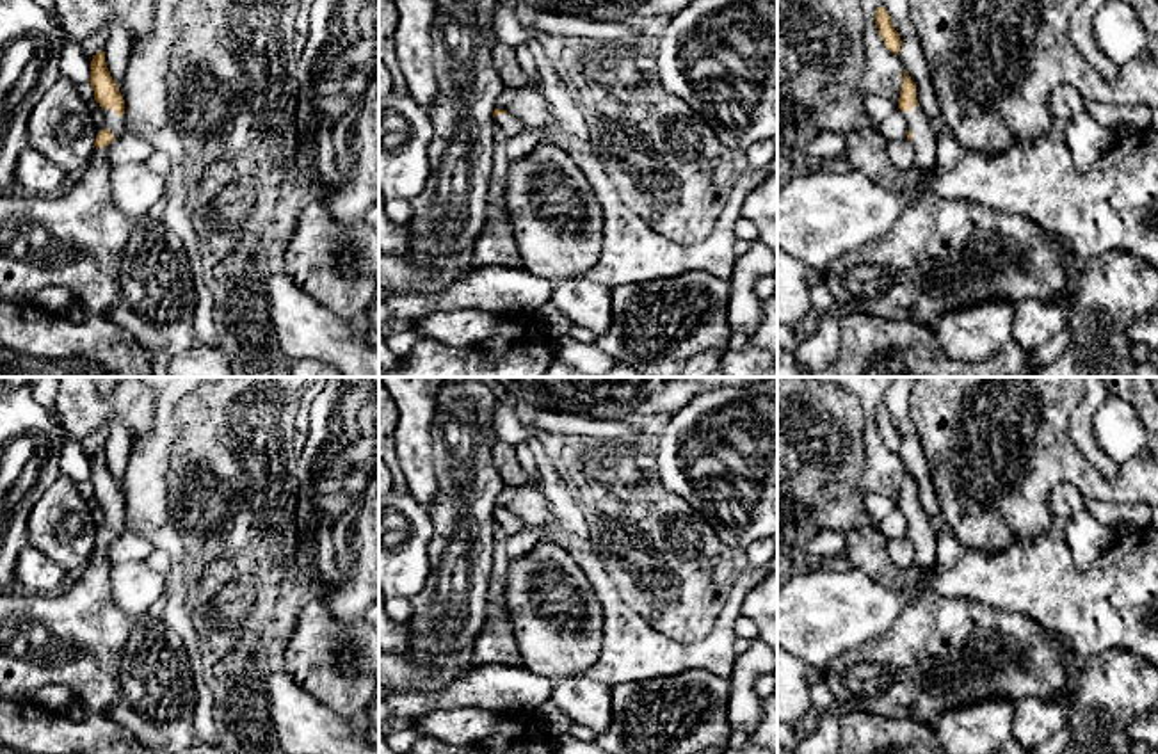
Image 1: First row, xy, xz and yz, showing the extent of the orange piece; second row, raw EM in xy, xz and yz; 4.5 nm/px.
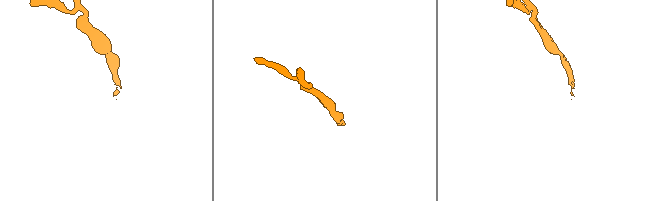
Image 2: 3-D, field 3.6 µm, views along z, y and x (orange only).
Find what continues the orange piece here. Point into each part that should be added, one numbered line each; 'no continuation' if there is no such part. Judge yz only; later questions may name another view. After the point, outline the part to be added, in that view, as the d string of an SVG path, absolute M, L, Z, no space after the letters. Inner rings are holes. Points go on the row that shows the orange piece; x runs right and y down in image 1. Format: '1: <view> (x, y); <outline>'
1: yz (941, 255); M918 103L909 112L909 130L913 167L921 174L916 196L884 235L838 258L824 272L840 304L875 318L934 325L950 311L991 301L1057 302L1058 293L1074 286L1071 267L1076 256L1067 240L1023 215L932 194L927 174L936 165L936 140Z

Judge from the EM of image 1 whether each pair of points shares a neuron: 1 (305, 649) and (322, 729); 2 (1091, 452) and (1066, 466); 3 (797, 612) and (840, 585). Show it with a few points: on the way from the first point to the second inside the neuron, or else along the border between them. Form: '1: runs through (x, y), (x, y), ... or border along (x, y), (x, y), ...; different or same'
1: border along (285, 671), (303, 689), (349, 721); different
2: border along (1071, 415), (1071, 441), (1112, 481); different
3: runs through (808, 612), (813, 612), (829, 596); same

